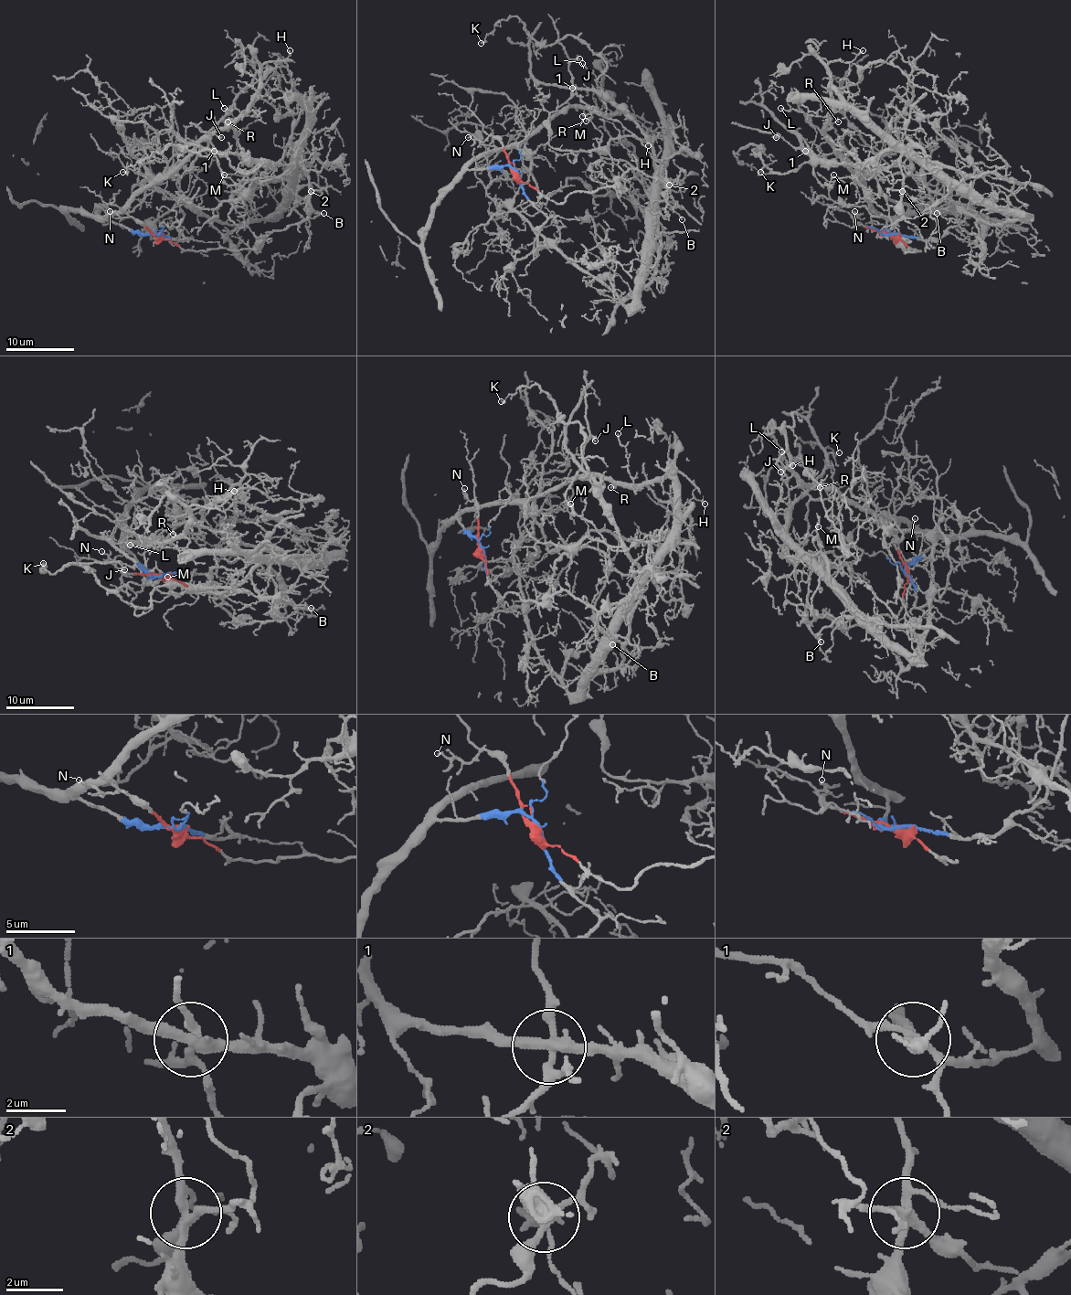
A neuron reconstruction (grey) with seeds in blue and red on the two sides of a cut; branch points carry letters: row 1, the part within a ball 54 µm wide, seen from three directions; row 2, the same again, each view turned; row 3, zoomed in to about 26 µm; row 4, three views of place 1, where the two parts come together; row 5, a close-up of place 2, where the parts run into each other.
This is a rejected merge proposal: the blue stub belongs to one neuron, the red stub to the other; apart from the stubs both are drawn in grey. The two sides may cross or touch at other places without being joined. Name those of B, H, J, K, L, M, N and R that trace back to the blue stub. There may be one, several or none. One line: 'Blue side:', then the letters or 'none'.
Blue side: H, J, L, M, R

